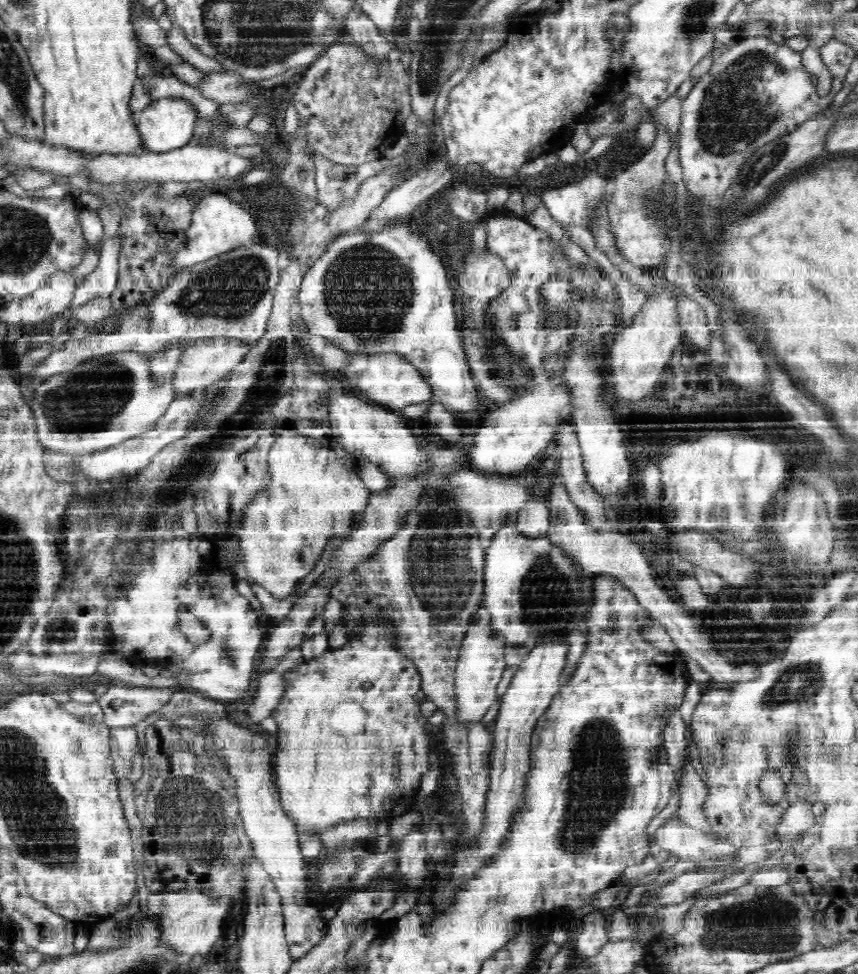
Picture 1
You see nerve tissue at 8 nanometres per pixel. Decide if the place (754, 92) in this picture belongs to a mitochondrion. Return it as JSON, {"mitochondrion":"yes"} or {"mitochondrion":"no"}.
{"mitochondrion":"yes"}

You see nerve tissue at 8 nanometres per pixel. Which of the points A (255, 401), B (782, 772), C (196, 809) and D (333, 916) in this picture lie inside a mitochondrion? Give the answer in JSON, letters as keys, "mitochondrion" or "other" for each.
{"A":"mitochondrion","B":"other","C":"mitochondrion","D":"other"}

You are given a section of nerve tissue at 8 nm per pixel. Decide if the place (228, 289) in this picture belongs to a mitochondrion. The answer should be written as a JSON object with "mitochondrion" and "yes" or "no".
{"mitochondrion":"yes"}

